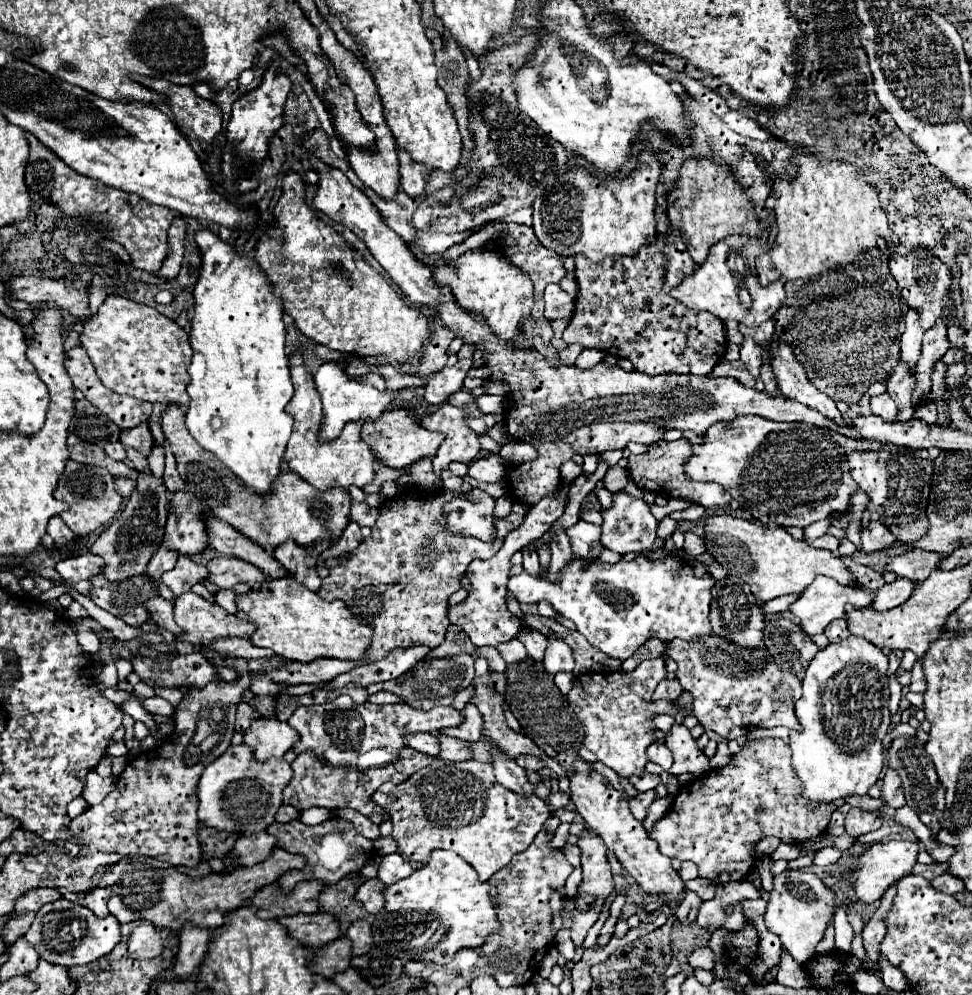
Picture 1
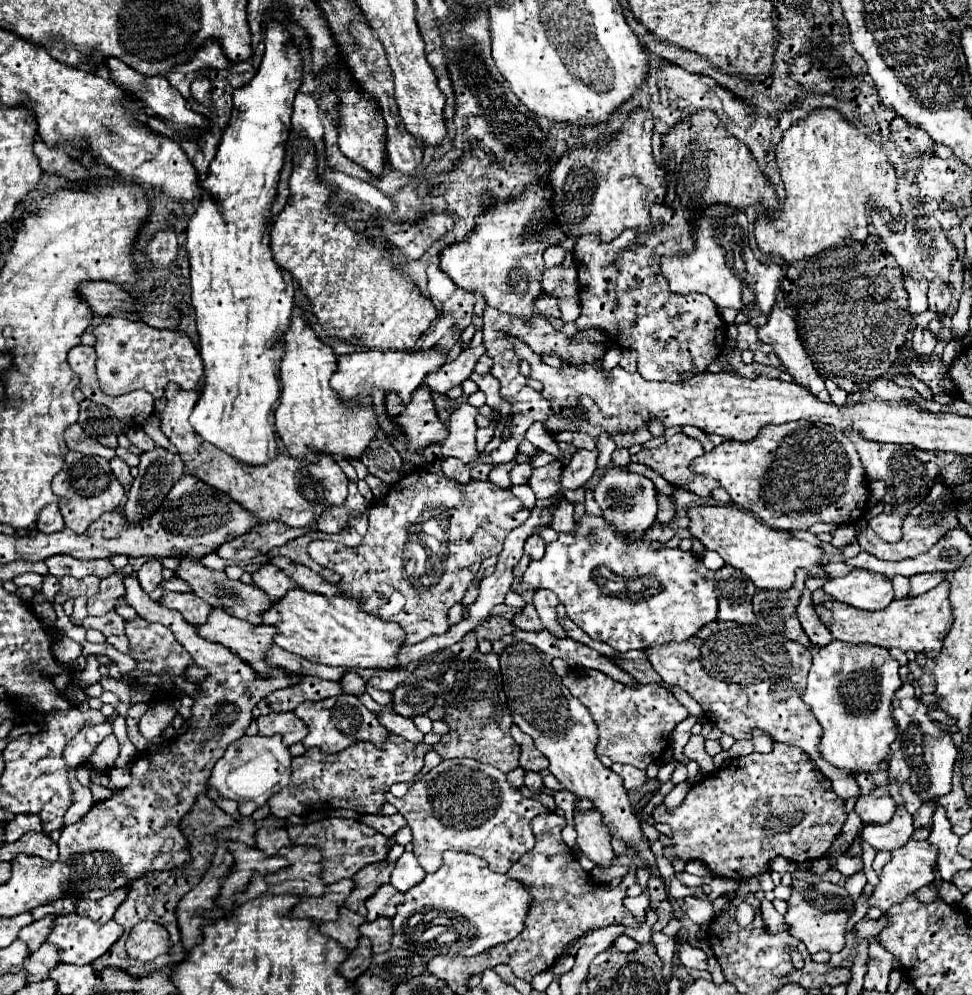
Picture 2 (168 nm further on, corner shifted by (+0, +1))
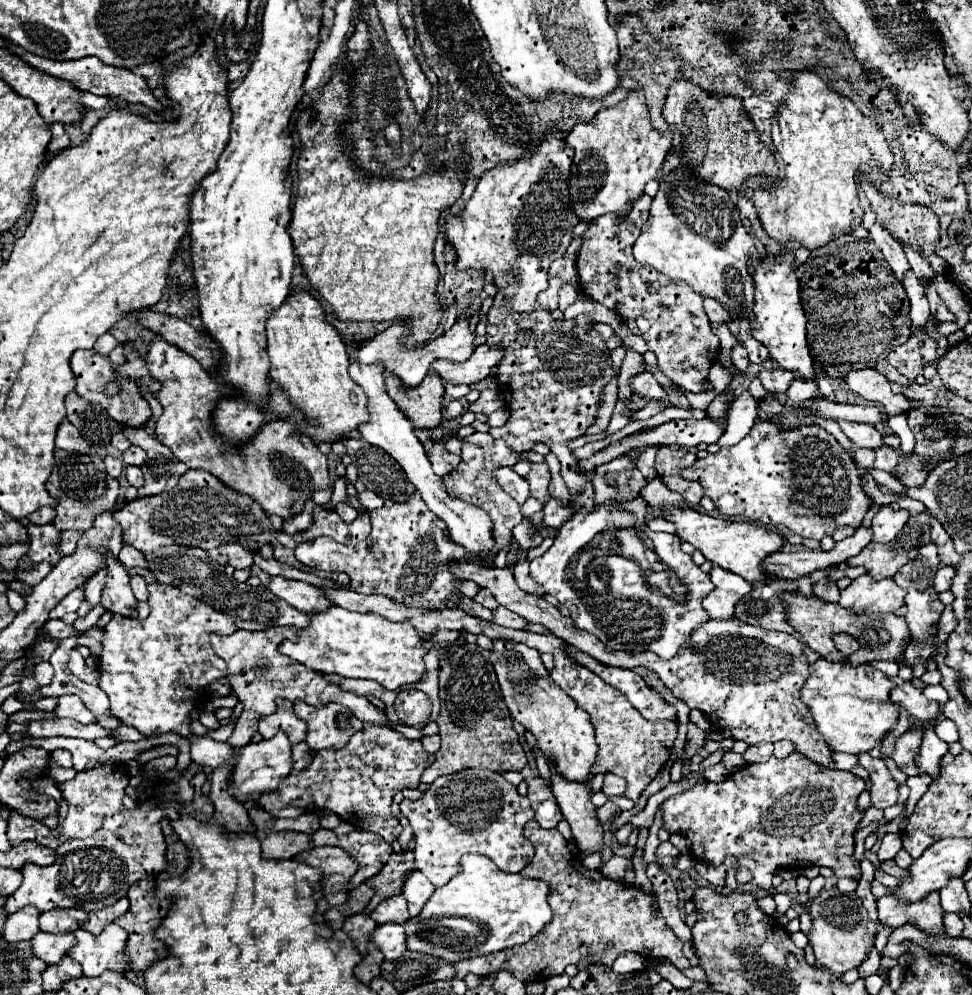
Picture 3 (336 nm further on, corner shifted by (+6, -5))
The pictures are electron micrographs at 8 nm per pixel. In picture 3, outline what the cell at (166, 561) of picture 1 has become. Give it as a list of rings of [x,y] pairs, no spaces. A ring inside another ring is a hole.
[[[139,575],[131,577],[131,589],[133,589],[137,601],[147,601],[149,591],[147,591],[147,581],[143,577],[139,577]]]

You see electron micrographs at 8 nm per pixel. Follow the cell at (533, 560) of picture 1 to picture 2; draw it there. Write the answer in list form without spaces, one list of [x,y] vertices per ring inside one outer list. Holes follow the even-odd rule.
[[[529,537],[529,541],[525,541],[525,555],[531,559],[543,559],[543,549],[545,543],[541,537]]]

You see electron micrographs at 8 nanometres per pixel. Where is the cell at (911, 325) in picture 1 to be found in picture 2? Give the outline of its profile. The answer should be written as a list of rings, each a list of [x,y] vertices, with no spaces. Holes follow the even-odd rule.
[[[905,279],[905,289],[909,293],[909,311],[911,315],[919,315],[927,311],[927,283]]]

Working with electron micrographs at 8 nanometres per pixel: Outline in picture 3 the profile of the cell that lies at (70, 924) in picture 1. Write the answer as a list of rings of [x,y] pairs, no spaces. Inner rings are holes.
[[[107,925],[99,935],[91,935],[85,929],[75,931],[77,945],[71,949],[69,957],[81,963],[83,975],[97,977],[105,969],[115,973],[127,973],[129,957],[125,955],[125,945],[129,933],[119,925]]]

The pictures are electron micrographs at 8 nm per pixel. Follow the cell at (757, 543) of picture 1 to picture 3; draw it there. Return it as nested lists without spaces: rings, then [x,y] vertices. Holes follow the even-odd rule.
[[[667,507],[661,511],[661,517],[665,517],[667,521],[675,523],[677,527],[677,535],[681,541],[691,543],[695,549],[699,549],[707,561],[743,575],[743,579],[747,579],[749,583],[753,581],[765,581],[769,583],[771,579],[763,577],[759,571],[759,563],[763,561],[763,555],[771,555],[775,551],[781,551],[785,545],[785,539],[775,533],[775,531],[767,531],[765,527],[759,527],[751,521],[725,521],[725,519],[715,519],[711,515],[699,513],[691,507]]]

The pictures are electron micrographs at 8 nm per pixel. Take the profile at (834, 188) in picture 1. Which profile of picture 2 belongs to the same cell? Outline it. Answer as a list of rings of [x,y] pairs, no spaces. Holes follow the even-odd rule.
[[[817,109],[805,121],[791,125],[783,133],[781,143],[777,145],[775,159],[787,197],[777,217],[757,217],[755,239],[763,253],[779,255],[787,265],[791,265],[793,261],[805,261],[809,257],[815,257],[823,249],[845,243],[847,239],[867,239],[871,209],[885,209],[895,213],[899,207],[895,199],[895,169],[881,153],[879,143],[867,139],[833,109]]]

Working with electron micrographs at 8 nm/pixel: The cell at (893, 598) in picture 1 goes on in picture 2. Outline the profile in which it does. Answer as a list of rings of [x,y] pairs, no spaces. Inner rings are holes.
[[[919,573],[909,577],[909,595],[907,597],[919,597],[927,591],[931,591],[933,587],[937,587],[941,581],[945,579],[945,573]]]

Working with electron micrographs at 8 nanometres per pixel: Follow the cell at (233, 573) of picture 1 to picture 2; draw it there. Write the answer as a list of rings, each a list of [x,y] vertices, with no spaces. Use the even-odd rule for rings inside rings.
[[[265,563],[259,567],[259,571],[251,573],[253,577],[253,585],[257,585],[261,591],[265,591],[269,597],[279,599],[285,595],[287,589],[293,589],[297,585],[293,585],[293,581],[289,581],[289,577],[285,577],[285,573],[281,573],[275,565]]]

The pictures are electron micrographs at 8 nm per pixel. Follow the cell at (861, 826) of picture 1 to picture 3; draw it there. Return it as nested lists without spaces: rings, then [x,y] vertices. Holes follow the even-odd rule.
[[[863,753],[859,755],[859,763],[869,771],[869,777],[873,781],[873,787],[871,787],[871,801],[873,801],[873,807],[879,807],[879,809],[885,809],[889,805],[895,805],[897,803],[897,781],[891,777],[891,773],[887,771],[883,759],[873,759],[869,753]]]

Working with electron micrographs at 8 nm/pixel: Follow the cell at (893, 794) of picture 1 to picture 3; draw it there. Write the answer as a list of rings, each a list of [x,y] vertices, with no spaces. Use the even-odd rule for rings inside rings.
[[[913,727],[897,737],[891,757],[903,773],[919,775],[919,769],[915,765],[915,757],[919,753],[919,747],[921,747],[921,729],[919,727]]]

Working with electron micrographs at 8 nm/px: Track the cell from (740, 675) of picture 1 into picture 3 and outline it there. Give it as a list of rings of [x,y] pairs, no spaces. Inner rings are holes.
[[[457,561],[451,565],[451,573],[457,579],[475,581],[479,587],[489,589],[499,605],[525,617],[529,623],[545,625],[553,635],[595,657],[599,663],[621,669],[635,669],[639,665],[653,669],[677,699],[685,701],[691,709],[701,709],[713,729],[731,731],[733,739],[741,739],[749,745],[789,739],[795,743],[797,751],[809,757],[813,763],[835,769],[831,761],[831,749],[827,747],[823,735],[817,731],[815,721],[799,695],[809,675],[809,661],[803,653],[803,643],[797,637],[781,631],[753,627],[739,619],[719,619],[699,625],[681,645],[679,653],[667,661],[647,651],[607,651],[607,645],[603,641],[595,639],[595,635],[587,631],[577,629],[569,617],[563,617],[557,611],[557,607],[537,595],[521,591],[509,567],[497,569],[469,561]]]

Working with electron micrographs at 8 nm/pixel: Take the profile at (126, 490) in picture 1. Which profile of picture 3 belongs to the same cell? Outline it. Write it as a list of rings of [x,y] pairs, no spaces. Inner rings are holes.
[[[107,455],[103,461],[105,461],[107,473],[109,473],[111,477],[117,479],[117,477],[123,473],[123,463],[121,463],[121,459],[117,459],[117,457],[113,457],[113,455]]]

